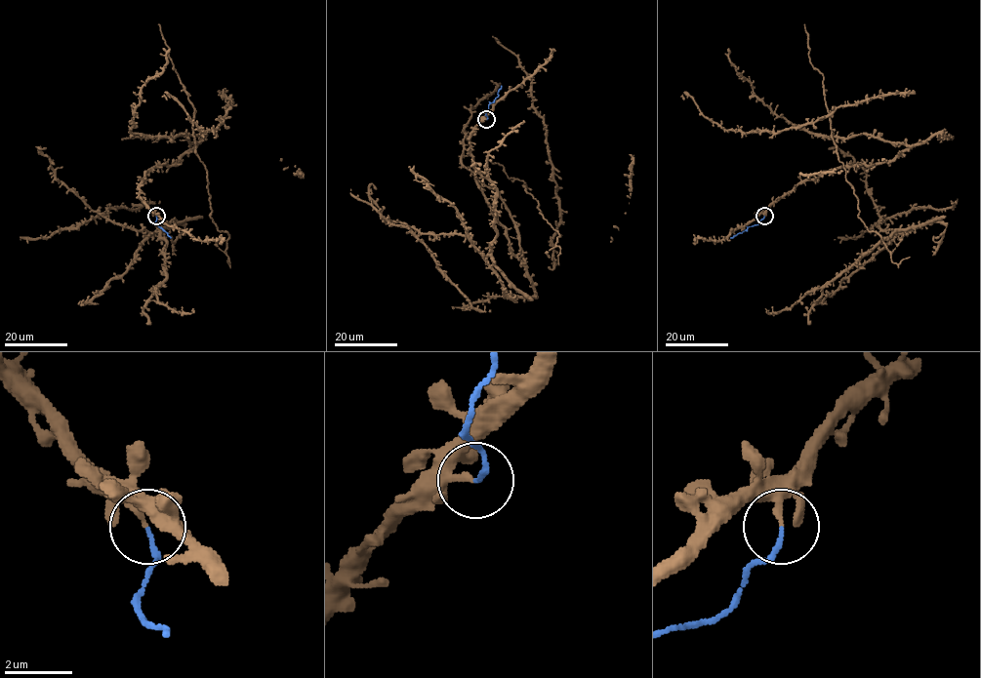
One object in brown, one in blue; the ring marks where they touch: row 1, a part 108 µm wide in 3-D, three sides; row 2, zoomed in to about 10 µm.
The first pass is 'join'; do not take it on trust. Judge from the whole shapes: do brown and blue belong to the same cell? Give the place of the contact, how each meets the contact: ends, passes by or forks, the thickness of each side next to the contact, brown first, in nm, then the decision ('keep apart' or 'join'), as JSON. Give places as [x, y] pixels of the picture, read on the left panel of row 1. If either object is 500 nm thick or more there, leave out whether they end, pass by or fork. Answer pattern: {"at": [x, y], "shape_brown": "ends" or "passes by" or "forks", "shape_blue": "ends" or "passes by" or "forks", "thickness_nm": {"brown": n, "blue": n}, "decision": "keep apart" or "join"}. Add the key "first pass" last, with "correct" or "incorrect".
{"at": [156, 216], "shape_brown": "ends", "shape_blue": "ends", "thickness_nm": {"brown": 160, "blue": 120}, "decision": "keep apart", "first pass": "incorrect"}

